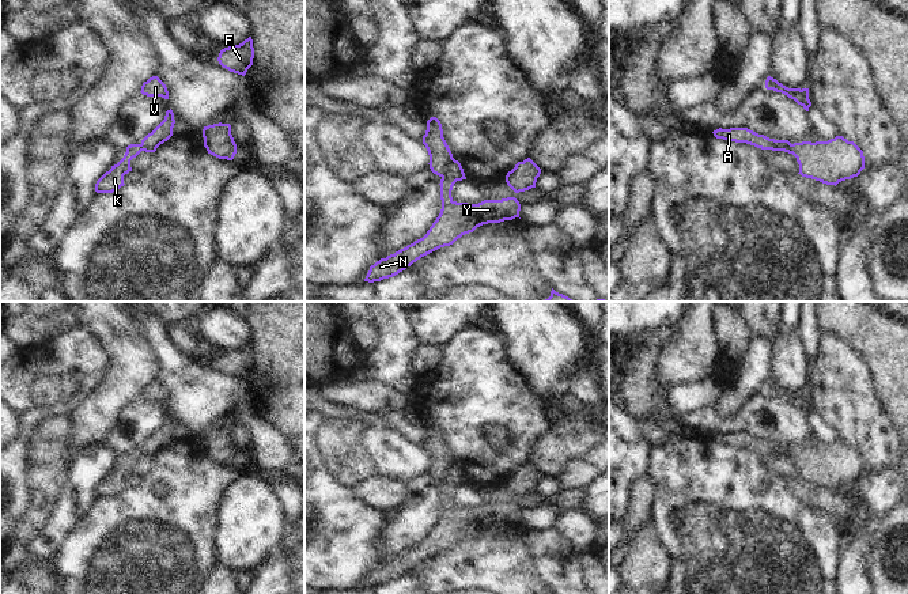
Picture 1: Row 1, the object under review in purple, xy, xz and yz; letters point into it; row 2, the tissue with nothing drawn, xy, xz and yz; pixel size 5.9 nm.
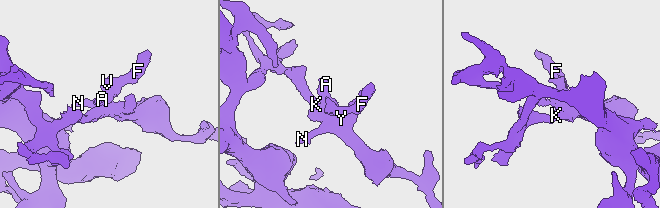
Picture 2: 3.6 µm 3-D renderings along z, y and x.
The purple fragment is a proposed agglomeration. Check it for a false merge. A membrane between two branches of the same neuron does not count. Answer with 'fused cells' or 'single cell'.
fused cells

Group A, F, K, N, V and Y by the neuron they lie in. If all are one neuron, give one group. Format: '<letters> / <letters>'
A K N Y / F V

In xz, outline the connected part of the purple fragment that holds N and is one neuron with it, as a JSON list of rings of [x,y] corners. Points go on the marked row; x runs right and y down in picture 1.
[[[436,117],[427,121],[423,144],[430,155],[431,171],[442,178],[439,184],[440,213],[423,238],[371,265],[364,281],[374,283],[393,277],[421,257],[453,245],[458,238],[473,232],[483,224],[519,217],[521,204],[515,197],[484,200],[478,204],[453,200],[451,190],[455,182],[446,178],[446,167],[454,158],[443,137],[442,124]]]

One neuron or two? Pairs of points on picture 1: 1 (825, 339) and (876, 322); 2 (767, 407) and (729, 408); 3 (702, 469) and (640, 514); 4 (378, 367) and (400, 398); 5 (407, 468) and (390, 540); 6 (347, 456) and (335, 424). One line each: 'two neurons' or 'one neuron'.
1: two neurons
2: two neurons
3: two neurons
4: two neurons
5: two neurons
6: one neuron

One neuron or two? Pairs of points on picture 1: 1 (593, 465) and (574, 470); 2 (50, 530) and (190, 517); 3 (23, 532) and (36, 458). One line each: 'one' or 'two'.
1: one
2: two
3: one

